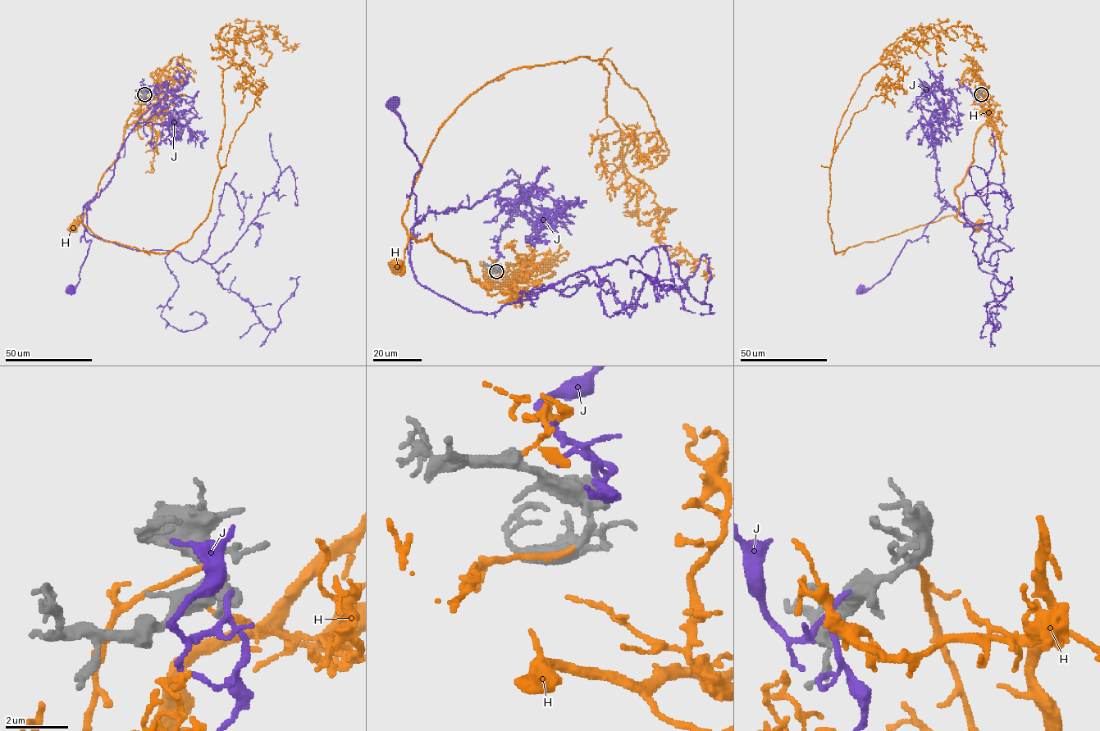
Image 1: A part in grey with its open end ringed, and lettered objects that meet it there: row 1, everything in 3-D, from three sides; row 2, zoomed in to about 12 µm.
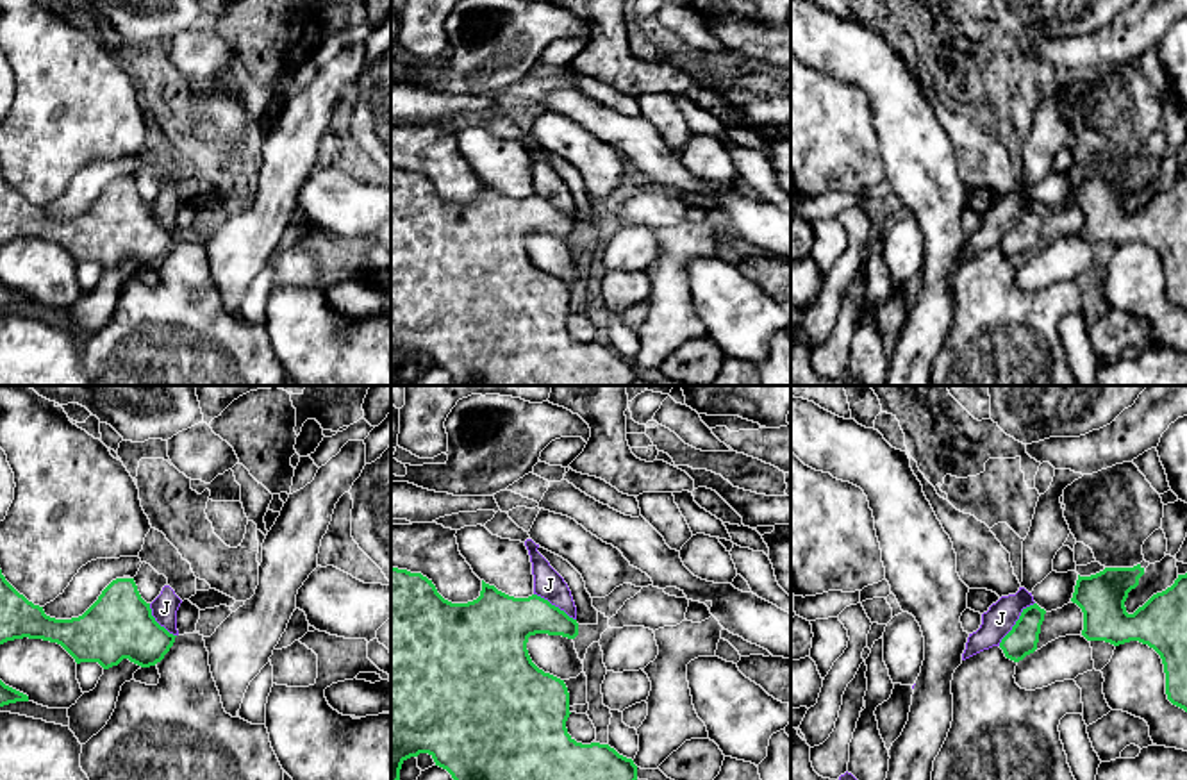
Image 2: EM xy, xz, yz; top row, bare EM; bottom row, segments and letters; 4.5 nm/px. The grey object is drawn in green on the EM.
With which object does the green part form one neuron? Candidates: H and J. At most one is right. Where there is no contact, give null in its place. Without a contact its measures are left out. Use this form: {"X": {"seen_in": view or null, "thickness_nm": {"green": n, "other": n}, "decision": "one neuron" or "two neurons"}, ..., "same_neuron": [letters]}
{"H": {"seen_in": null, "decision": "one neuron"}, "J": {"seen_in": "yz", "thickness_nm": {"green": 140, "other": 140}, "decision": "two neurons"}, "same_neuron": ["H"]}

